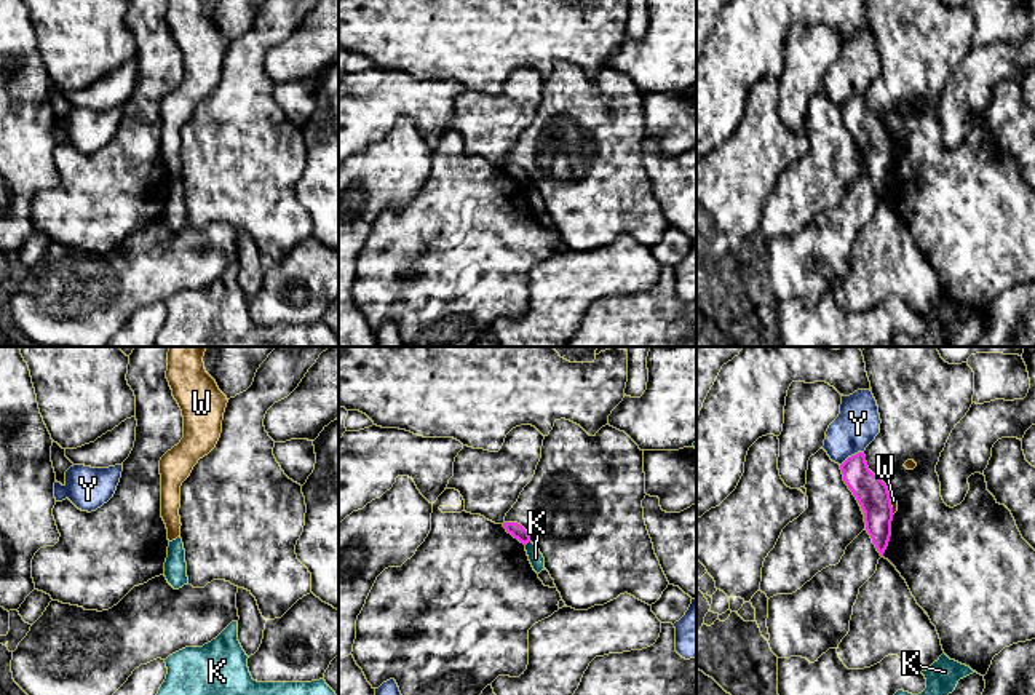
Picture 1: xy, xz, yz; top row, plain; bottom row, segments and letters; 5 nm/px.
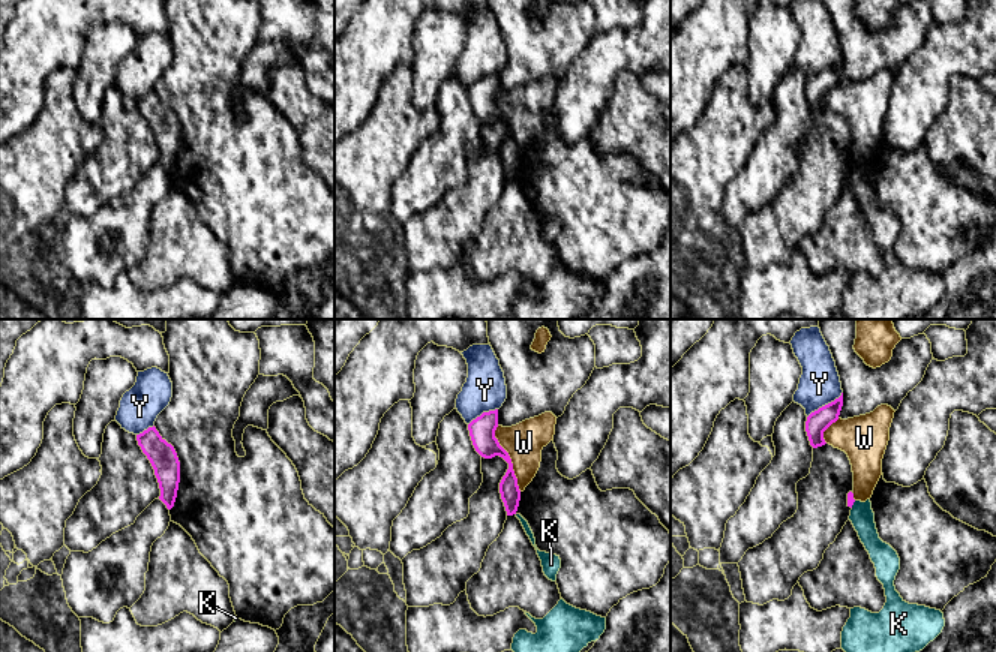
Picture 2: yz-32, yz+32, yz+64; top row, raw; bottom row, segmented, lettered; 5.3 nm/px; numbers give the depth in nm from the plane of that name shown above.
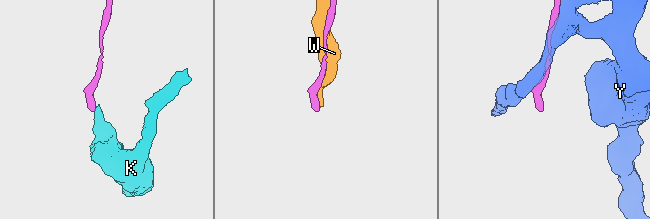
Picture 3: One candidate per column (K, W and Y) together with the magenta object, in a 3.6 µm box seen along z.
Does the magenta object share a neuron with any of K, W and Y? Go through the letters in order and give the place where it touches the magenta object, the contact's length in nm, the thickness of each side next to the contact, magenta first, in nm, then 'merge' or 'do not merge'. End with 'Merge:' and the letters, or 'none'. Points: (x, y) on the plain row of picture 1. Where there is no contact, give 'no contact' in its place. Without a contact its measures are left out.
K: xz (527, 184) | 40 nm | 70/70 nm | do not merge
W: yz (890, 144) | 130 nm | 160/30 nm | do not merge
Y: yz (852, 98) | 140 nm | 160/220 nm | do not merge
Merge: none

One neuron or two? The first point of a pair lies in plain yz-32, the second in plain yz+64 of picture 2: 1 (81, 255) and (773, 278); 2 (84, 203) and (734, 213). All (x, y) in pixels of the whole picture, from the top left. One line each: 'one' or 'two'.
1: two
2: one

